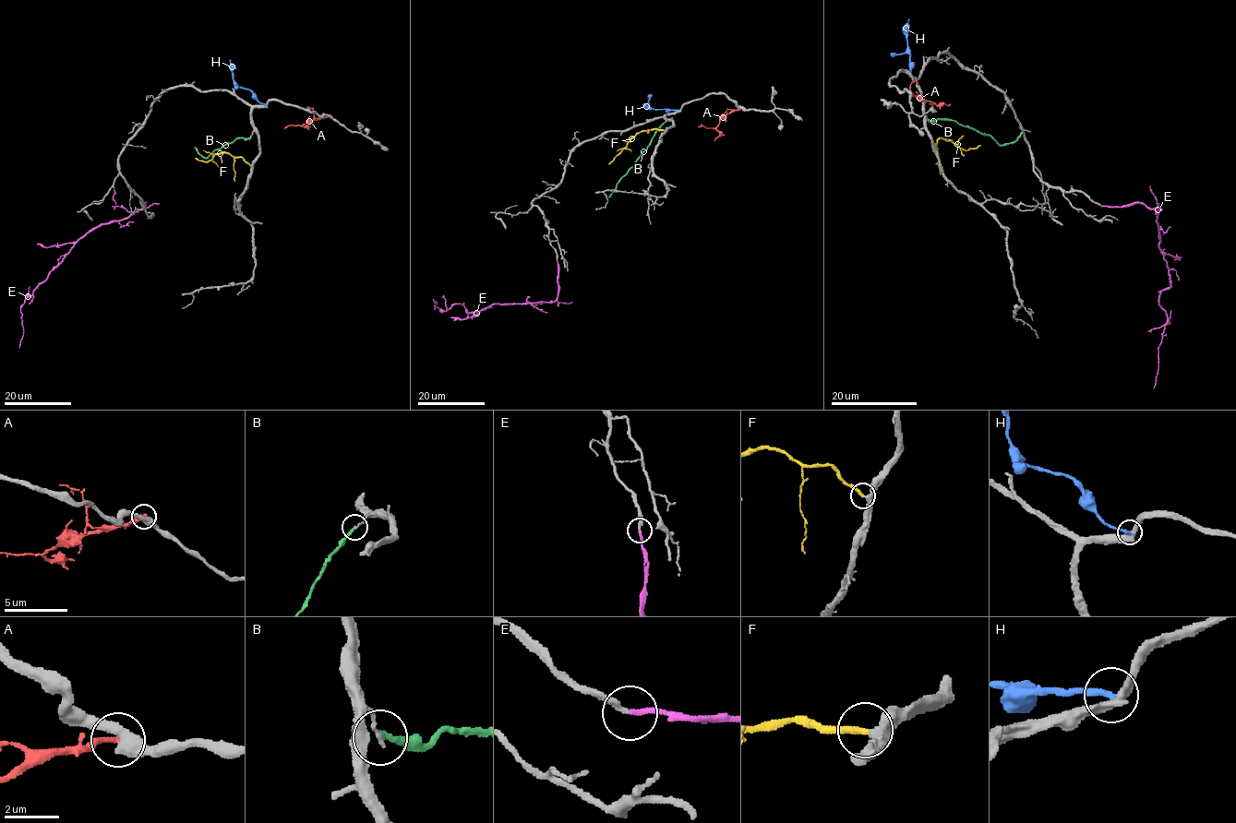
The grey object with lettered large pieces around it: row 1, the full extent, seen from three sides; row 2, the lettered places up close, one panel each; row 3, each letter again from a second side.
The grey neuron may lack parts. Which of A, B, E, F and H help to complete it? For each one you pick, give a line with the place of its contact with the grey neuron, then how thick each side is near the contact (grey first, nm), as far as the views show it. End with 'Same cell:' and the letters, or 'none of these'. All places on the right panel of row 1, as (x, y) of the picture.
E: meets grey at (1102, 206); 200 nm thick on the grey side, 190 nm on the other
F: meets grey at (936, 154); 360 nm thick on the grey side, 240 nm on the other
Same cell: E, F

